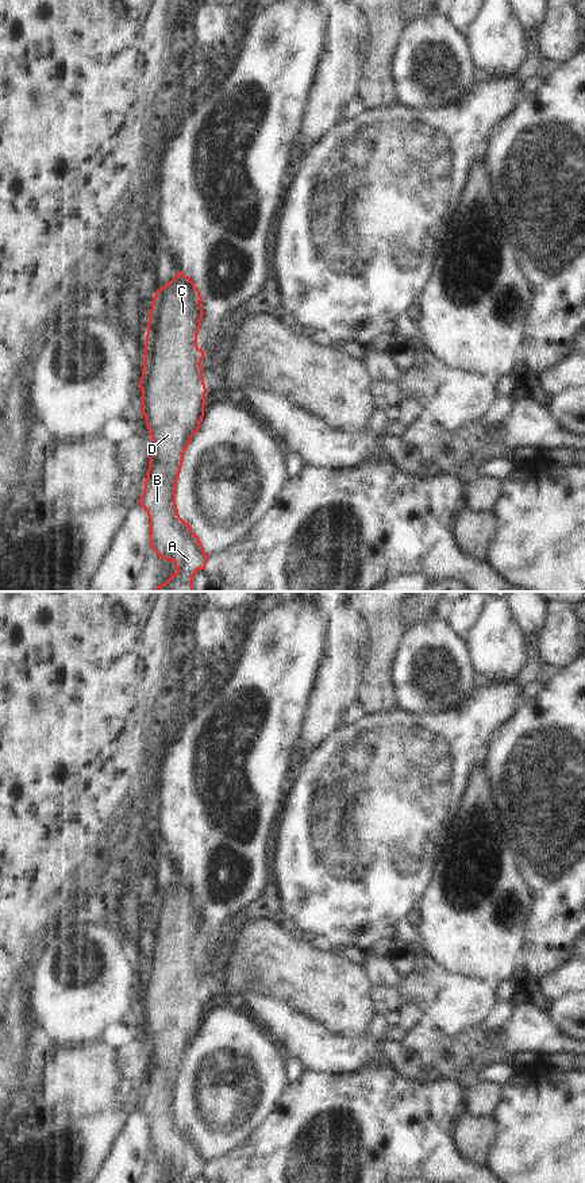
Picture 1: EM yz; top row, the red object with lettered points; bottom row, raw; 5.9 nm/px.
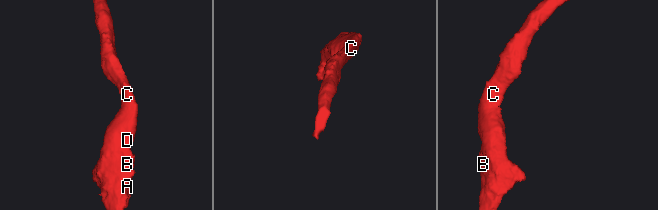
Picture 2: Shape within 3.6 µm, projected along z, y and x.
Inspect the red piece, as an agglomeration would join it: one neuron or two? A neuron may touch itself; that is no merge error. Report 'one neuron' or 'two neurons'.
one neuron

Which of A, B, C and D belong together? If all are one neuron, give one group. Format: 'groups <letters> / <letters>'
groups A B C D

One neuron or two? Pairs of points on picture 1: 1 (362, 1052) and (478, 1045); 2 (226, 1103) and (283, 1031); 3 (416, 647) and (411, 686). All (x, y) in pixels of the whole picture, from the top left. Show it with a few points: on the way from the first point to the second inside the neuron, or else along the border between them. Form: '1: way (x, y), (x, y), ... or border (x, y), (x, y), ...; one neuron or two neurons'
1: way (391, 1052), (450, 1052); one neuron
2: border (256, 1016), (266, 1024), (288, 1055); two neurons
3: way (416, 656), (416, 677); one neuron

